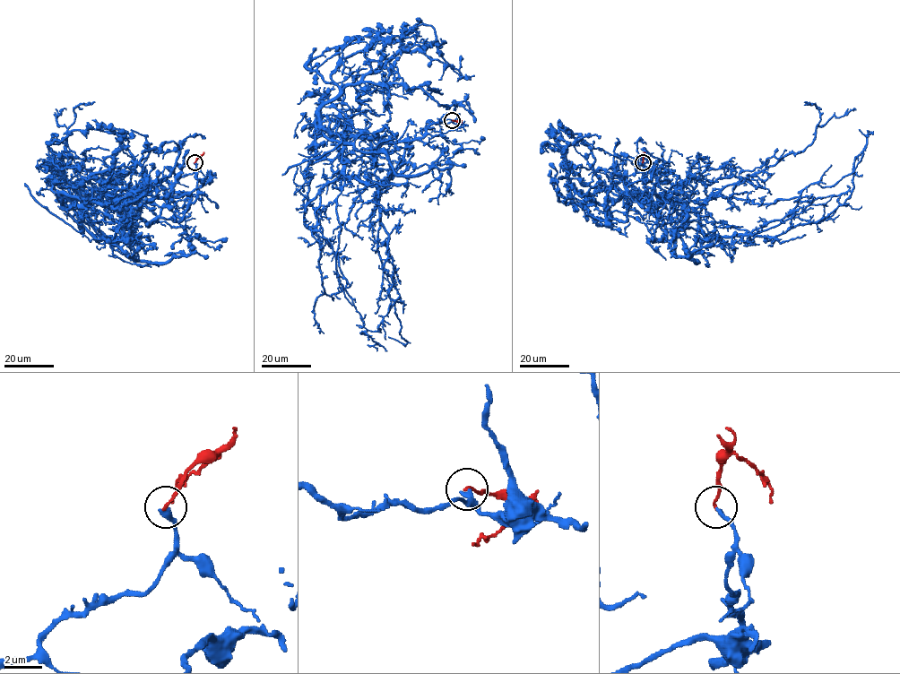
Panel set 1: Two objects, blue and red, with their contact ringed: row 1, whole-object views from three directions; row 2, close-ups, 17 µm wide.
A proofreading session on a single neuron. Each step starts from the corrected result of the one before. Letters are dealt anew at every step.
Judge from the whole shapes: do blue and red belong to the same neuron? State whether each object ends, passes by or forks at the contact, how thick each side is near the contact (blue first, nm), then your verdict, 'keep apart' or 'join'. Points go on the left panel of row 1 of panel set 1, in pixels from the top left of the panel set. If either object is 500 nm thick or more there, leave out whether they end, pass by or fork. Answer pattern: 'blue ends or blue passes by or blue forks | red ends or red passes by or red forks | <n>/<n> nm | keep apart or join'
blue ends | red ends | 280/130 nm | keep apart

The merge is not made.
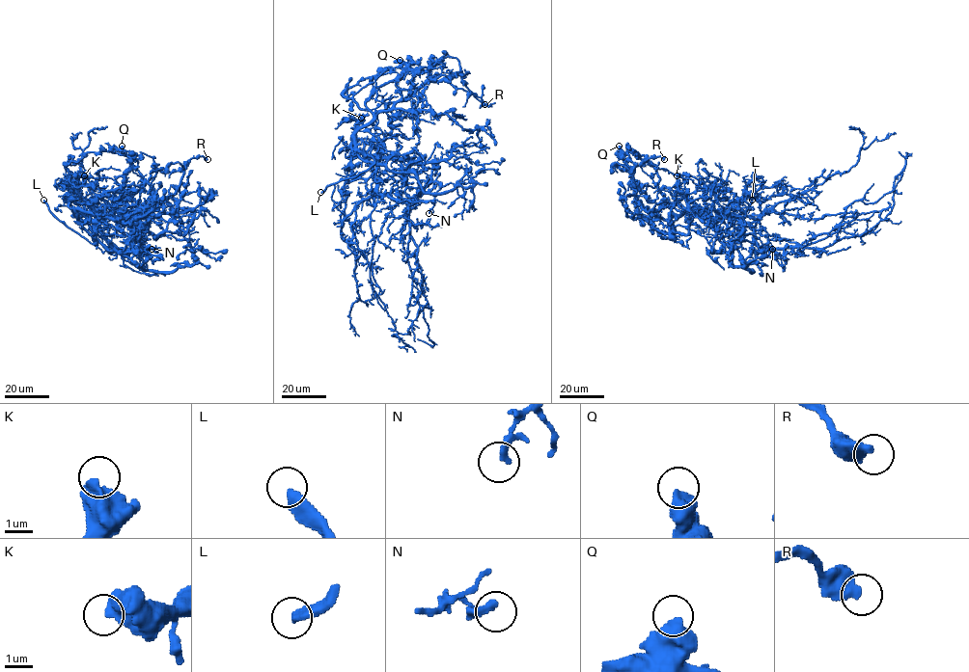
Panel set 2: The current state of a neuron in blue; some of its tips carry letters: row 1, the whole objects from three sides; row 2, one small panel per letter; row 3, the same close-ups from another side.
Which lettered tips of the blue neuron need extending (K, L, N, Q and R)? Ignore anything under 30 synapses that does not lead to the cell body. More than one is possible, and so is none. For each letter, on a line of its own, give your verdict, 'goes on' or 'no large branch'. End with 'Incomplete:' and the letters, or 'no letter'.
K: no large branch
L: goes on
N: no large branch
Q: no large branch
R: no large branch
Incomplete: L

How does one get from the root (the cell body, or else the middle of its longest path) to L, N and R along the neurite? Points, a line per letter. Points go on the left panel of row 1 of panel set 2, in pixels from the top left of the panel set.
L: (98, 219), (89, 225), (96, 242), (91, 244), (62, 223), (43, 200)
N: (98, 219), (80, 222), (74, 209), (109, 252), (141, 265), (148, 249), (156, 251), (152, 249)
R: (98, 219), (80, 222), (77, 210), (116, 219), (131, 216), (164, 202), (189, 160), (207, 159)

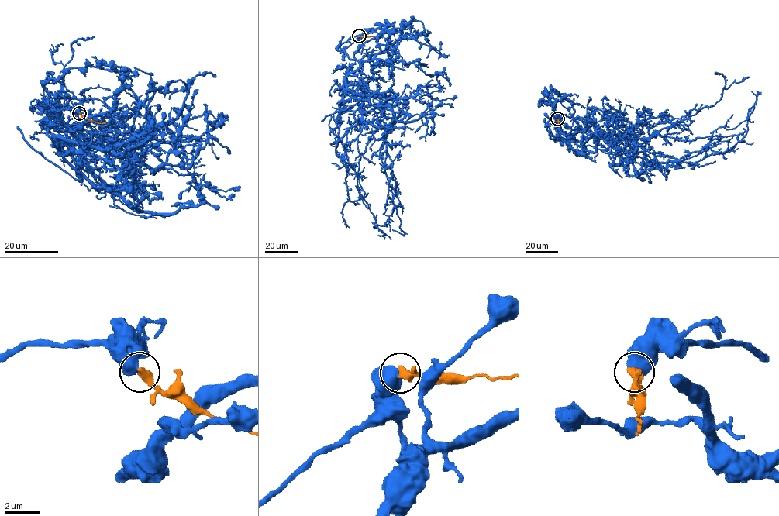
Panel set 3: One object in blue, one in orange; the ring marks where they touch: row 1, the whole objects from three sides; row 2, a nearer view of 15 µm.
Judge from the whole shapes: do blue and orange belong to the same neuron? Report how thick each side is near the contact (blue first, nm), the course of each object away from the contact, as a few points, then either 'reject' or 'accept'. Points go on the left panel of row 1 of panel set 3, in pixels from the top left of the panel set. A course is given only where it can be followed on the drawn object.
calibres 650 and 500 nm; course blue (79, 113), (55, 111), (80, 142), (59, 151), (133, 186), (105, 101), (132, 73); course orange (79, 113), (96, 122), (105, 123); reject

